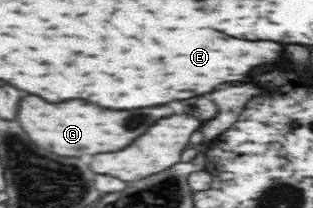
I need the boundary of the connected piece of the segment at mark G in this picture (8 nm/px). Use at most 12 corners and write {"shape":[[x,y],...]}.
{"shape":[[19,102],[33,144],[79,158],[131,144],[171,108]]}

